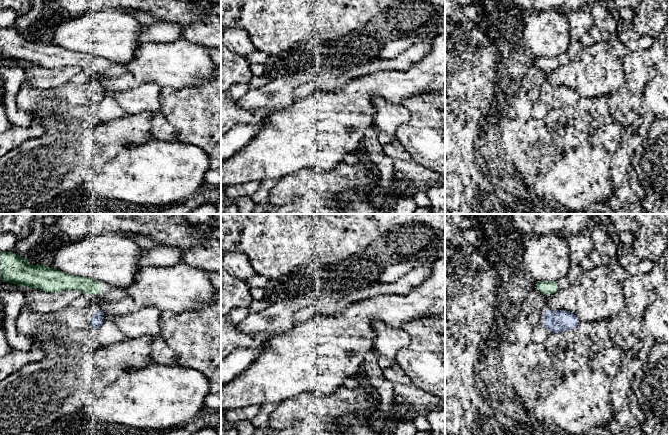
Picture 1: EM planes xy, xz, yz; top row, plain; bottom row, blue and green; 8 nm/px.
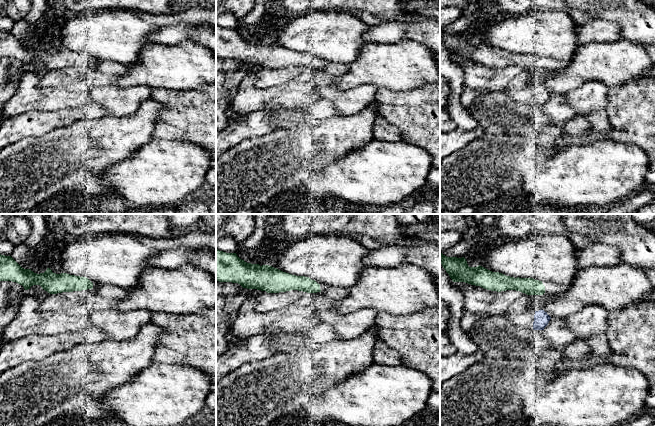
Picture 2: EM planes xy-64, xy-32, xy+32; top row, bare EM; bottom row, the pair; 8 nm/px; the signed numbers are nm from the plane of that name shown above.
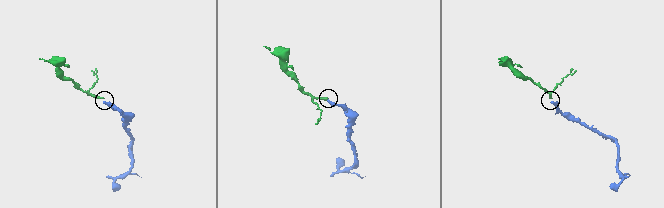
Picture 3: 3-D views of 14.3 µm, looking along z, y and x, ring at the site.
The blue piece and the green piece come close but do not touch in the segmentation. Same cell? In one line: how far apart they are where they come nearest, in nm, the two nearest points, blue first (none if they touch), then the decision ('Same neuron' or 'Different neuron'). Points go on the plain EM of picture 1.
Distance 110 nm. Across: yz (547, 85), (550, 71). Different neuron

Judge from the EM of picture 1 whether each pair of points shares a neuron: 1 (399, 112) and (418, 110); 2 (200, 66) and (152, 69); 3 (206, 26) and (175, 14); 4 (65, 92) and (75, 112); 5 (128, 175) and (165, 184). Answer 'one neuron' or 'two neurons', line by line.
1: two neurons
2: one neuron
3: one neuron
4: two neurons
5: one neuron

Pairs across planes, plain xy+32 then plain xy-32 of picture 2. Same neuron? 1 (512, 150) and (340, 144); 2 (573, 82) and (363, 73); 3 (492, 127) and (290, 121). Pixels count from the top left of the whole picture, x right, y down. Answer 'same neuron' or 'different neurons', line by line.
1: same neuron
2: same neuron
3: same neuron

